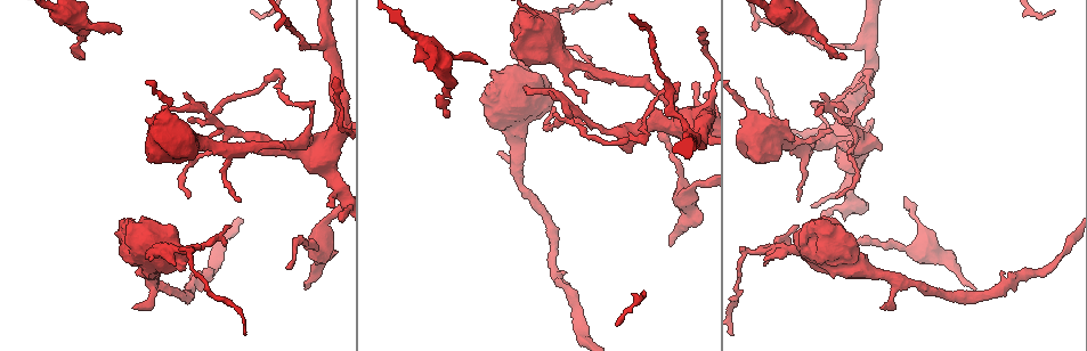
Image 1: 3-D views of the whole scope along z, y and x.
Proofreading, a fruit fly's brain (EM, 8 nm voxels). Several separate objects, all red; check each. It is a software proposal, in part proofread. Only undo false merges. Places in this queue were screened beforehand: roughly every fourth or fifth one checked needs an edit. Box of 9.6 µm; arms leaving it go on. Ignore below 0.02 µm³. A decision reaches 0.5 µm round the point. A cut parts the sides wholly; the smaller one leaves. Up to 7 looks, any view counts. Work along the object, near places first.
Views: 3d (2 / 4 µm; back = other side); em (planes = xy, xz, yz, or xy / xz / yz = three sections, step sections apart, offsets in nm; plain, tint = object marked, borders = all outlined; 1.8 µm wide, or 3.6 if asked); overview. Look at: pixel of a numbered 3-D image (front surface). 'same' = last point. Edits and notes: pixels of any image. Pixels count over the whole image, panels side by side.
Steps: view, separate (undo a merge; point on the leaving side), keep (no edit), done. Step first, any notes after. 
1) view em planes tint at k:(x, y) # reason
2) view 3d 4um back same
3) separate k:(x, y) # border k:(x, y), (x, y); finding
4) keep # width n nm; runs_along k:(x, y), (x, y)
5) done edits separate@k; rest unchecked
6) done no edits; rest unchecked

view 3d 4um at 1:(787, 247)

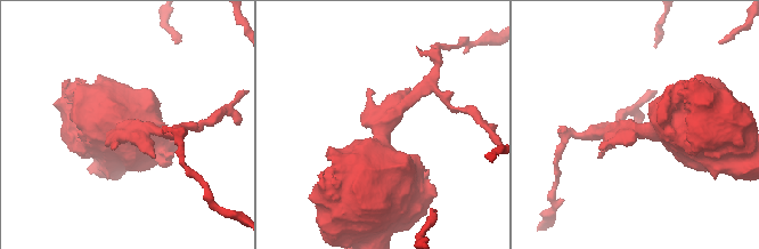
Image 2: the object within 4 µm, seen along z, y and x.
view em 3.6um xy step 4 tint at 2:(382, 128) # now the EM

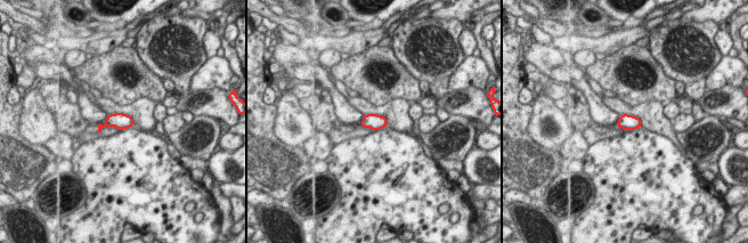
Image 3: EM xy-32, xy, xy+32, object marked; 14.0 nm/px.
view em 3.6um planes tint same # another direction

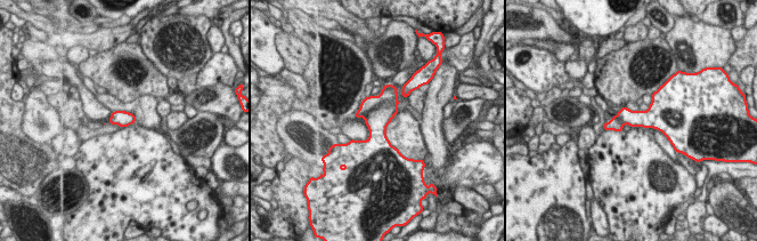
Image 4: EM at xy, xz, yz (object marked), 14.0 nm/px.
separate 4:(389, 93) # width 220 nm; two cells meet here

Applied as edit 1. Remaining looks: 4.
view overview

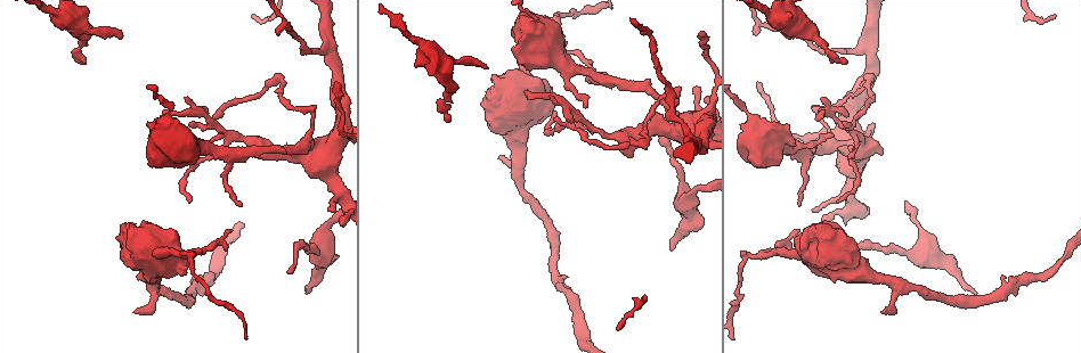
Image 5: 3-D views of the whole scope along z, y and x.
view em 3.6um planes tint at 5:(680, 124)

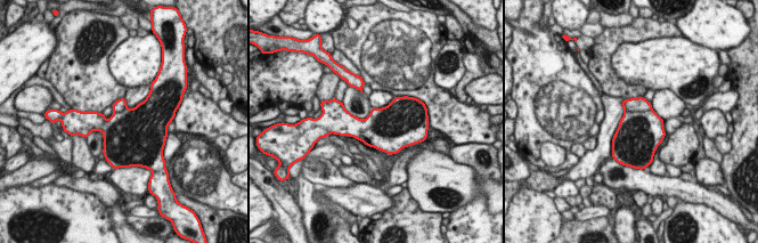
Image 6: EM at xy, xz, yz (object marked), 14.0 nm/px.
separate 6:(641, 104) # border 6:(651, 108), (625, 112); a second cell is stuck on

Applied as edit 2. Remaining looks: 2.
view 3d 2um at 5:(832, 49) # a narrow waist

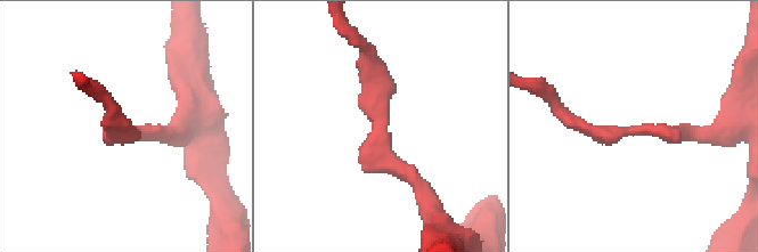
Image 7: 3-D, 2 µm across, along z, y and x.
view em xy step 4 tint at 7:(122, 127)

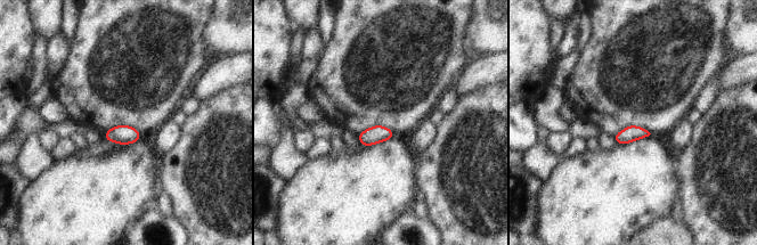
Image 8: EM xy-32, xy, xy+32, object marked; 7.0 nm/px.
keep # continuous, no second cell

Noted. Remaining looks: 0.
done edits separate@4, separate@6; rest unchecked

